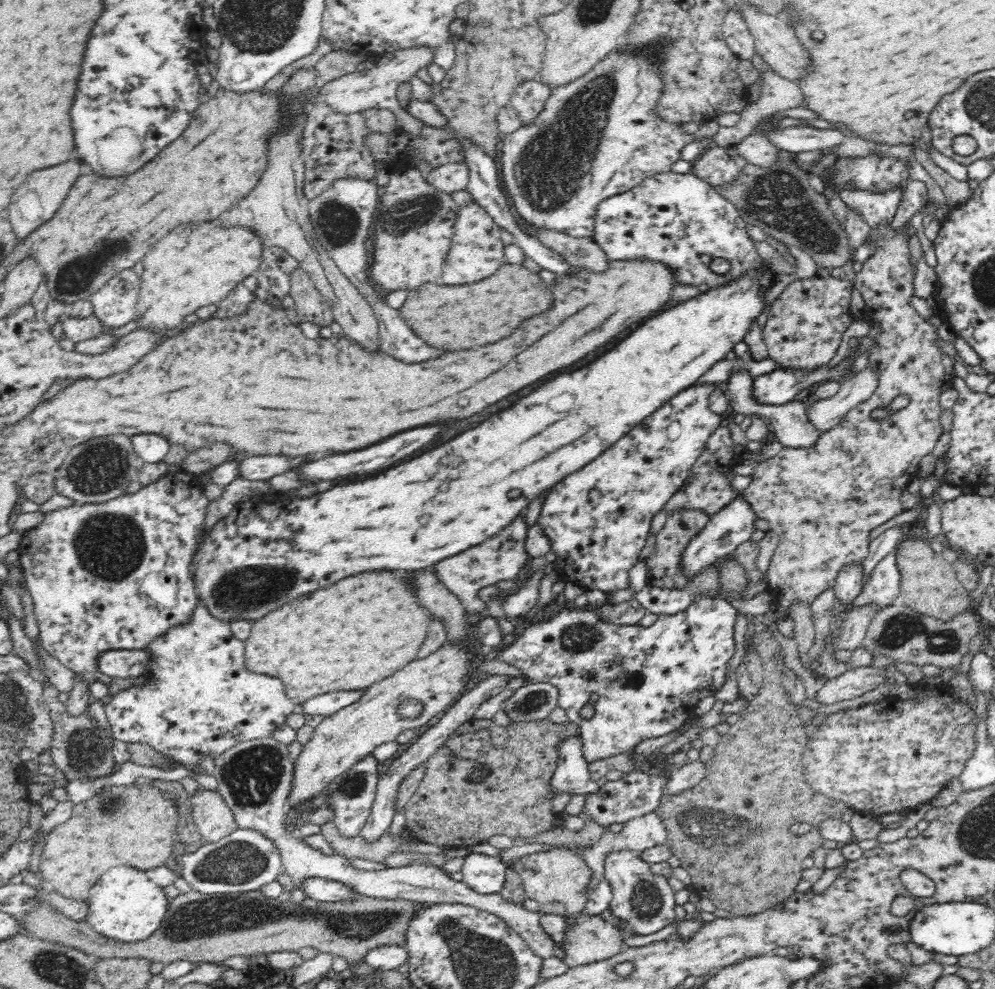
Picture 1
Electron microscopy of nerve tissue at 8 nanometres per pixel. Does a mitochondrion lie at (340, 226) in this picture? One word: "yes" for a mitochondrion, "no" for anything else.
yes

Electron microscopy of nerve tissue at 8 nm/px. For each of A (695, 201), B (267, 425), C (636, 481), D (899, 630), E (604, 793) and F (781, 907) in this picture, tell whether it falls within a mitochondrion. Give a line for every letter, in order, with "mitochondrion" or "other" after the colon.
A: other
B: mitochondrion
C: mitochondrion
D: mitochondrion
E: other
F: other

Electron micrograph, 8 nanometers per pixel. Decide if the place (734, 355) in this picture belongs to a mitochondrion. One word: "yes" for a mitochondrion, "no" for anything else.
no

